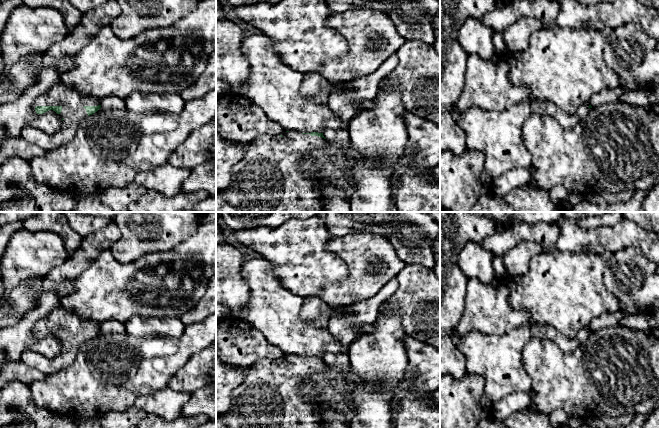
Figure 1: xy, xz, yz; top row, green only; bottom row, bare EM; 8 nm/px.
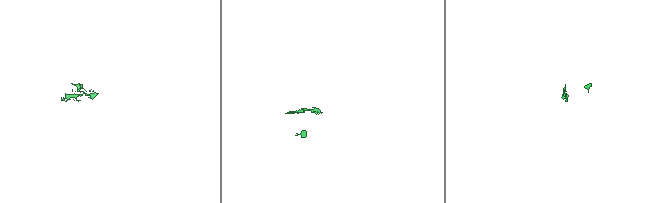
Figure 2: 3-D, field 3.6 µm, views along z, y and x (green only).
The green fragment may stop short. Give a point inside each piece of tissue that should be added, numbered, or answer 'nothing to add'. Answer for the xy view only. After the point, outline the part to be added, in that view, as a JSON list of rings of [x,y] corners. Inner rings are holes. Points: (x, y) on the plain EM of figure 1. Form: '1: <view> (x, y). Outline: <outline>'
1: xy (72, 327). Outline: [[[61,306],[55,308],[45,320],[38,322],[36,330],[61,330],[59,338],[64,344],[60,354],[55,358],[48,358],[33,350],[25,350],[21,361],[26,365],[50,375],[68,368],[74,361],[78,348],[88,340],[85,330],[98,330],[101,323],[87,320],[82,321],[72,312],[66,312]]]

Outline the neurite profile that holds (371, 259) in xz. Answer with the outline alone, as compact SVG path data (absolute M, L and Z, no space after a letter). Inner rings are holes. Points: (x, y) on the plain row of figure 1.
M375 230L349 234L343 237L331 236L326 249L339 256L348 267L348 276L344 280L325 284L319 291L318 297L332 307L372 298L406 266L397 256L391 240Z

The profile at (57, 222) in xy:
M38 212L35 216L22 221L25 229L35 231L50 231L59 234L65 243L69 255L80 247L82 237L70 226L63 212Z

